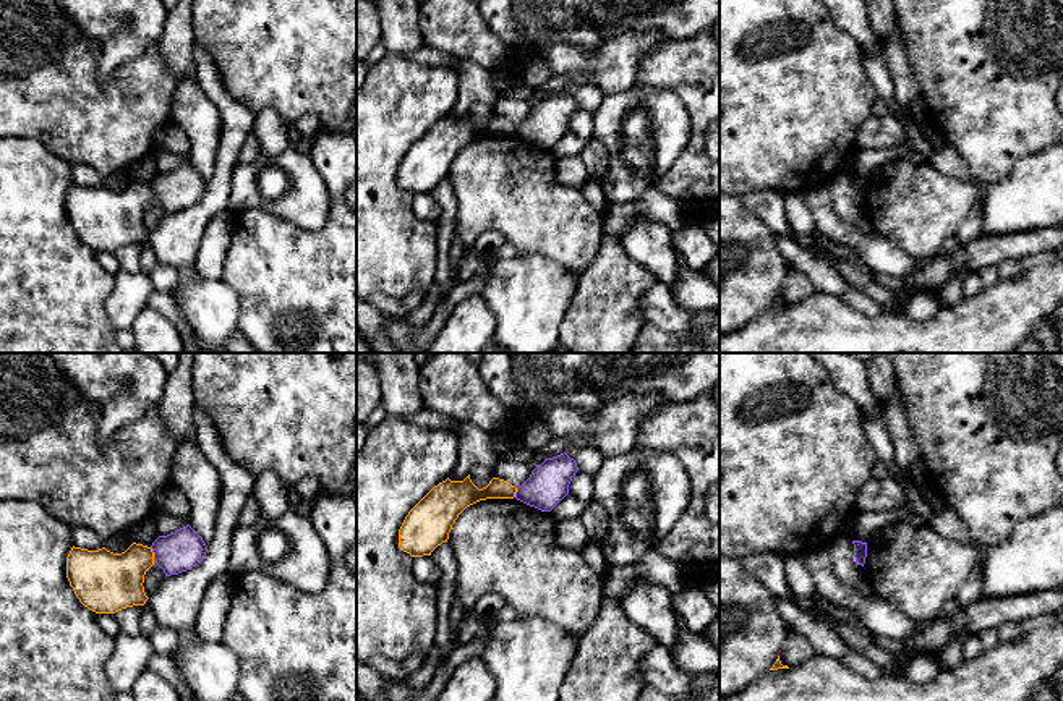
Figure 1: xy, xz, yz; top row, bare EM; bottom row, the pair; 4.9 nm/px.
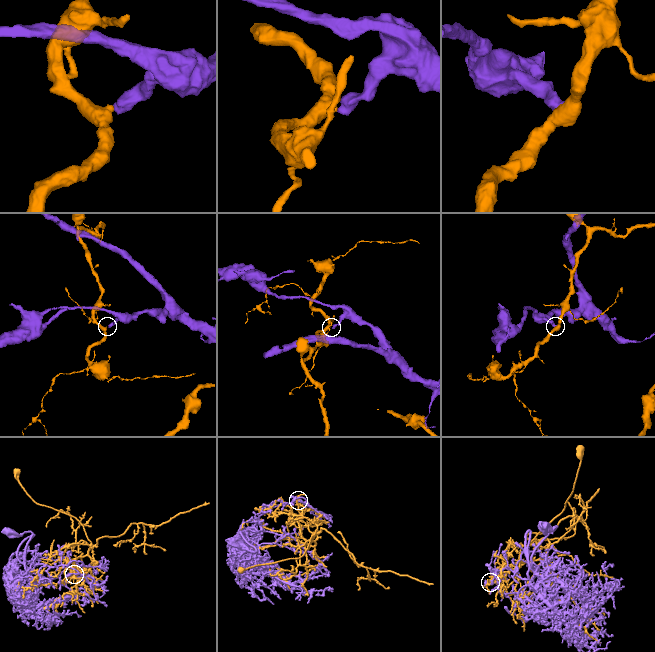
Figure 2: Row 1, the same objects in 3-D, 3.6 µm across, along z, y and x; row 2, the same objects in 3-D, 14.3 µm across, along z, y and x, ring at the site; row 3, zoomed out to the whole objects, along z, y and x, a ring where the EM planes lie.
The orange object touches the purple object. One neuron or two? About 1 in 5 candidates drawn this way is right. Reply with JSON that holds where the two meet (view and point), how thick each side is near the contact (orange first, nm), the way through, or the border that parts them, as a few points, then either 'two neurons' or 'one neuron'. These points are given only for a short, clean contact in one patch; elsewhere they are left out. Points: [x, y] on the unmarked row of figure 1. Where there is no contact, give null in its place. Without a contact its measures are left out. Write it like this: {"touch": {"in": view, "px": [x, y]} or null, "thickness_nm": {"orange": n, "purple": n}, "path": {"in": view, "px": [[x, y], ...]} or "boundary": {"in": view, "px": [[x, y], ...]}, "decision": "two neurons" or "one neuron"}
{"touch": {"in": "xy", "px": [153, 193]}, "thickness_nm": {"orange": 280, "purple": 200}, "boundary": {"in": "xy", "px": [[149, 185], [154, 199]]}, "decision": "two neurons"}

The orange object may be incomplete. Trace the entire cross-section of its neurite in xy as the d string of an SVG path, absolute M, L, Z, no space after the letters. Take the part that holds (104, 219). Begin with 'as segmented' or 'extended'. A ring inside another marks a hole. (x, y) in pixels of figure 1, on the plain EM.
as segmented | M133 180L125 189L71 185L66 215L79 240L96 251L144 243L144 212L154 202L151 185Z

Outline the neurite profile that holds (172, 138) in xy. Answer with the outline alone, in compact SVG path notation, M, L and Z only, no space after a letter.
M173 121L165 123L156 133L154 141L159 151L169 151L177 155L188 155L191 149L190 138L183 128Z

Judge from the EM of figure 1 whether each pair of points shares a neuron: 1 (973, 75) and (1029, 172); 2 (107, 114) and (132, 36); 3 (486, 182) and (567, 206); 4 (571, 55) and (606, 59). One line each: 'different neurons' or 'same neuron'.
1: different neurons
2: different neurons
3: same neuron
4: same neuron

